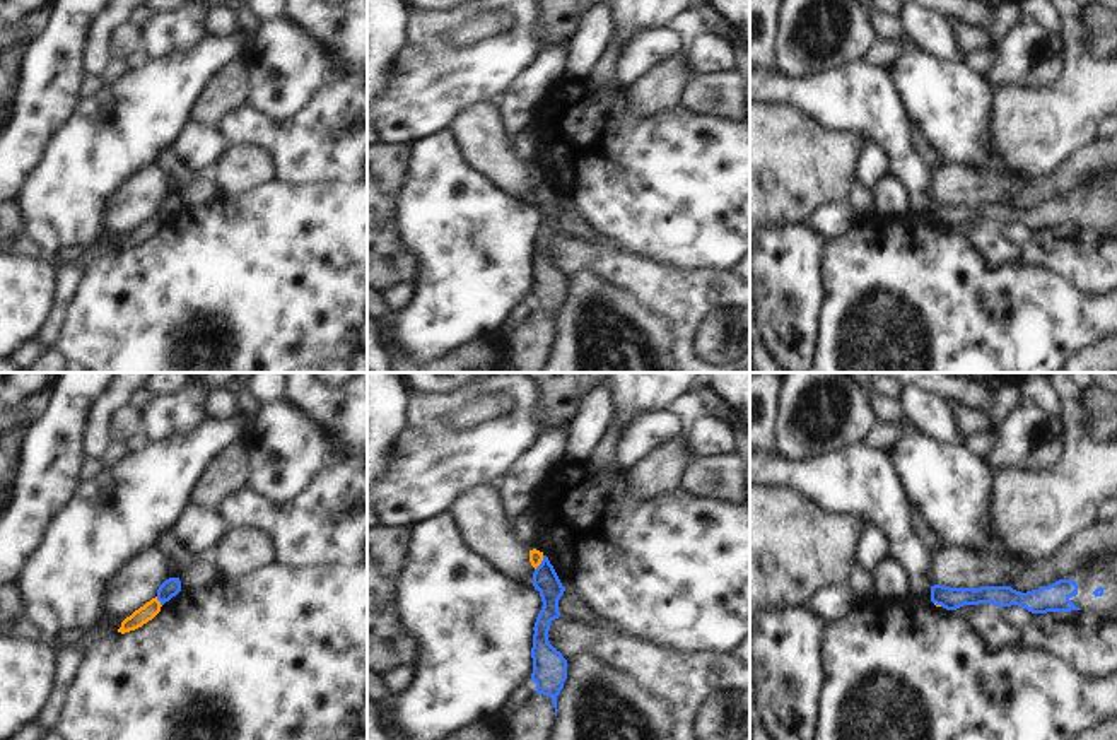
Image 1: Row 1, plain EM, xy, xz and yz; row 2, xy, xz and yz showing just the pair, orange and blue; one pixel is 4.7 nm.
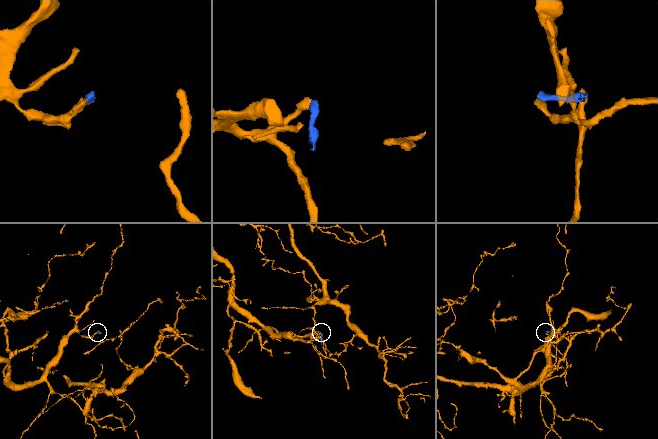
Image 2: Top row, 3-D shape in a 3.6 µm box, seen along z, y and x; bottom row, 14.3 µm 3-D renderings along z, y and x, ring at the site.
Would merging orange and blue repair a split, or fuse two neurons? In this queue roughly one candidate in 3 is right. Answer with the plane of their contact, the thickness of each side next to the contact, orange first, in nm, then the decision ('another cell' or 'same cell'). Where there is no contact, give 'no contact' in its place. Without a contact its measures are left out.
contact in xz; calibres 60 and 120 nm; another cell

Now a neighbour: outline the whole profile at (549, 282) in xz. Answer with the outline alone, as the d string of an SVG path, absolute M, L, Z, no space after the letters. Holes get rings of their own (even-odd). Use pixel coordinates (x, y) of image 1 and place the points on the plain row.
M547 173L533 190L533 203L543 219L531 265L536 309L523 321L509 328L502 323L495 330L509 350L509 367L516 373L540 373L545 366L557 333L557 313L567 296L567 277L548 258L550 239L560 234L558 217L565 205Z

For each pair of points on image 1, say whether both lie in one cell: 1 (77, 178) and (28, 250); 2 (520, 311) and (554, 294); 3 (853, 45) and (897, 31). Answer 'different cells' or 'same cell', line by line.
1: different cells
2: different cells
3: different cells

